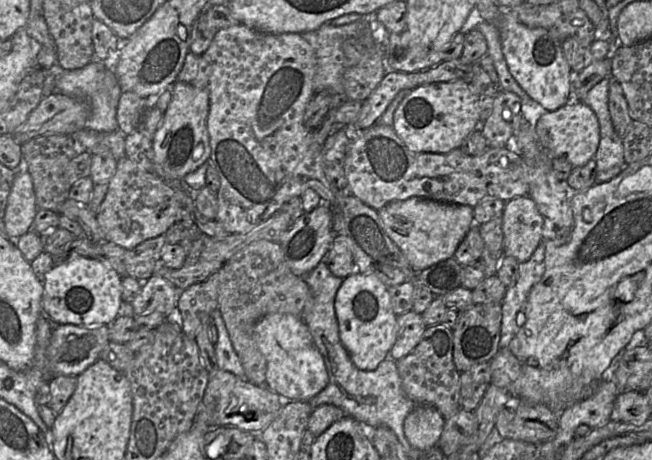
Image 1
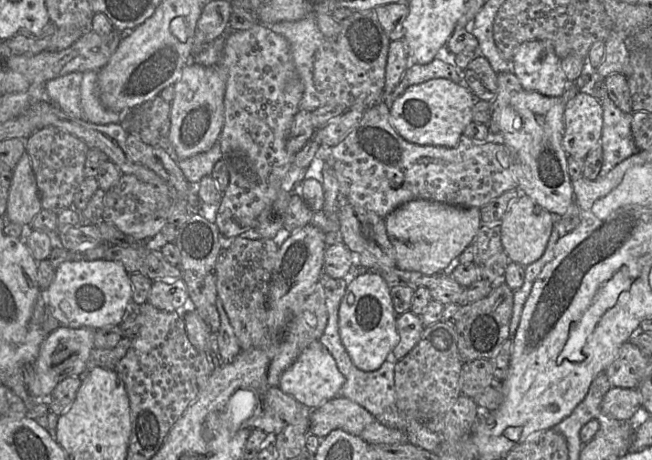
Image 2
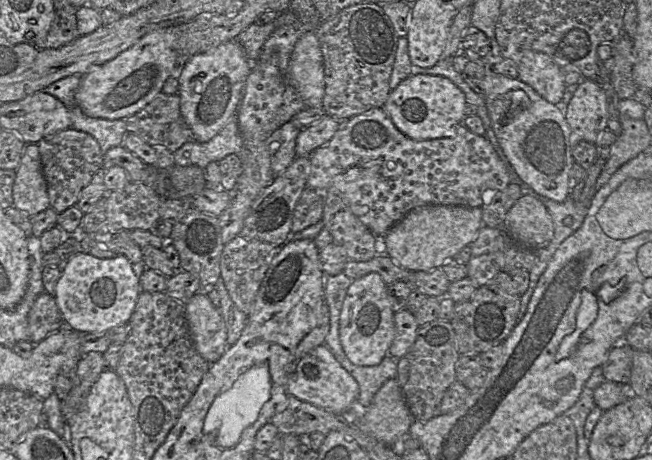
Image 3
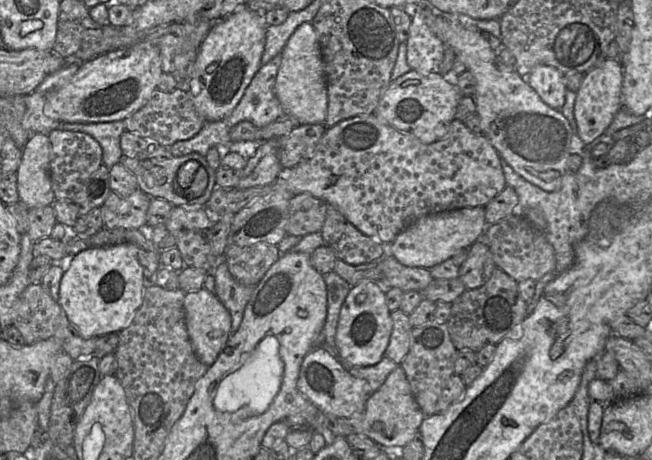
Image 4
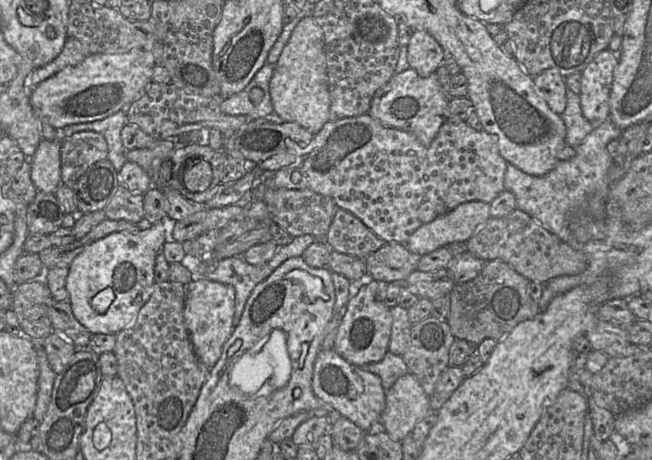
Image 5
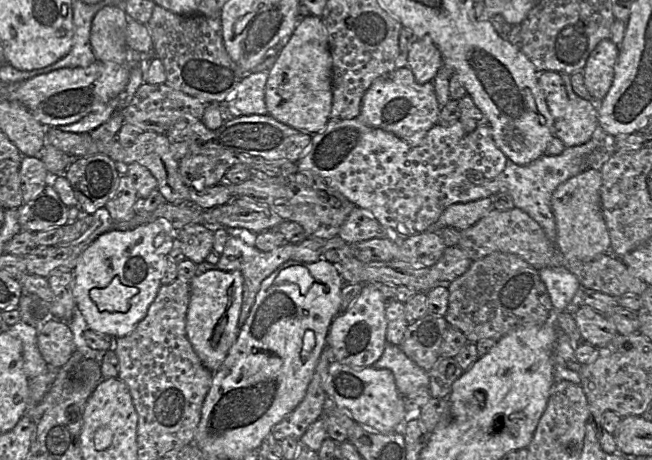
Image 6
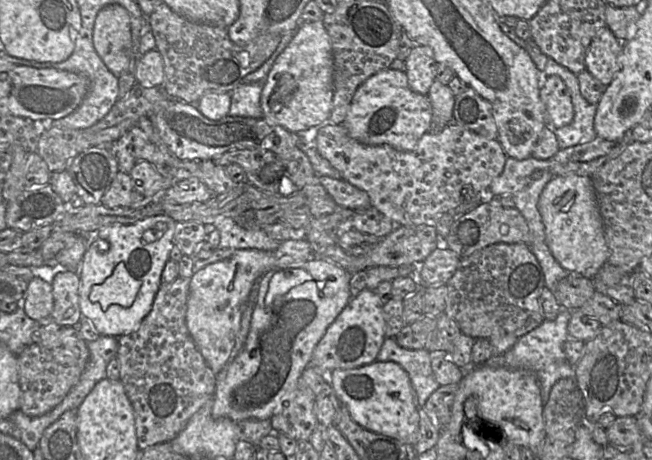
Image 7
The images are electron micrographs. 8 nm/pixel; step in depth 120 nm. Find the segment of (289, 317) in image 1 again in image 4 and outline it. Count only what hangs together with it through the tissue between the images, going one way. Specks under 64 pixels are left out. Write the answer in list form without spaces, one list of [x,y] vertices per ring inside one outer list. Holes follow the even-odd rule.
[[[327,347],[313,348],[304,357],[297,387],[321,411],[341,418],[359,416],[374,393],[365,379],[351,375]]]

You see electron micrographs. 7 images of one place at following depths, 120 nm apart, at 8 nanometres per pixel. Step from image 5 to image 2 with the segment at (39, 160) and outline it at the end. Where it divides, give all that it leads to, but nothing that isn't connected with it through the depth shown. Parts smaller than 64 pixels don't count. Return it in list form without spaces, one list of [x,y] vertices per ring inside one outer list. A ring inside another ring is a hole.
[[[24,152],[13,169],[5,214],[11,222],[29,224],[42,209],[29,155]]]

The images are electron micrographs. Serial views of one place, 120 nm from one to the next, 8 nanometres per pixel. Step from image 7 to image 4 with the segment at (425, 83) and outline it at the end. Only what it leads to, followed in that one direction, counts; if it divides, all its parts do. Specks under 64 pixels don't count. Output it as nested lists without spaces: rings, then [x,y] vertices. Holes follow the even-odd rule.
[[[406,6],[412,17],[407,44],[407,63],[411,69],[422,74],[438,71],[445,54],[446,45],[426,22],[426,6]]]

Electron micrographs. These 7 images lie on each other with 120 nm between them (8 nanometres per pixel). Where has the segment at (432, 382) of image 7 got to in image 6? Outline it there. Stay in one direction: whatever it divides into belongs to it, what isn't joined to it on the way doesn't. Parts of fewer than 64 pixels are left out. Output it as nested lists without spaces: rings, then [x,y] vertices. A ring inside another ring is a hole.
[[[387,343],[382,356],[372,367],[393,372],[398,391],[408,399],[407,412],[420,412],[422,401],[431,397],[428,372],[412,361],[399,346]]]

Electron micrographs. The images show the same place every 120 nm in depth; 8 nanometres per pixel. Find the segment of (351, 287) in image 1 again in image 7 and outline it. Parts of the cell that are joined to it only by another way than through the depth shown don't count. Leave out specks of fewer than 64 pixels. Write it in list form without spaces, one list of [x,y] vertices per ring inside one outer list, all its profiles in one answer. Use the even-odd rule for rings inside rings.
[[[364,290],[352,297],[337,319],[328,327],[325,335],[314,349],[311,365],[324,374],[335,369],[352,369],[376,361],[386,338],[386,322],[383,304],[373,290]]]

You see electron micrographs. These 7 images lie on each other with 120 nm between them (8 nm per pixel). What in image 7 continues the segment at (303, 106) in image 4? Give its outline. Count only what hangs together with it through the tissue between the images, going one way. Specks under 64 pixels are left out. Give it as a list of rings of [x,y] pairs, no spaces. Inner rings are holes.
[[[323,21],[301,22],[293,38],[277,57],[261,94],[263,118],[292,133],[329,122],[334,96],[334,58]]]

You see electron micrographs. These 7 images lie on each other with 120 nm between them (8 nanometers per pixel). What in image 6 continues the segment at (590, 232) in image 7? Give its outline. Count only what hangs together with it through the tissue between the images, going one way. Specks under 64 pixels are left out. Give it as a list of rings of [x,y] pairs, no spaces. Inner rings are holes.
[[[587,169],[561,183],[551,199],[557,226],[556,246],[568,259],[591,260],[610,253],[610,234],[601,207],[602,177],[597,169]]]

